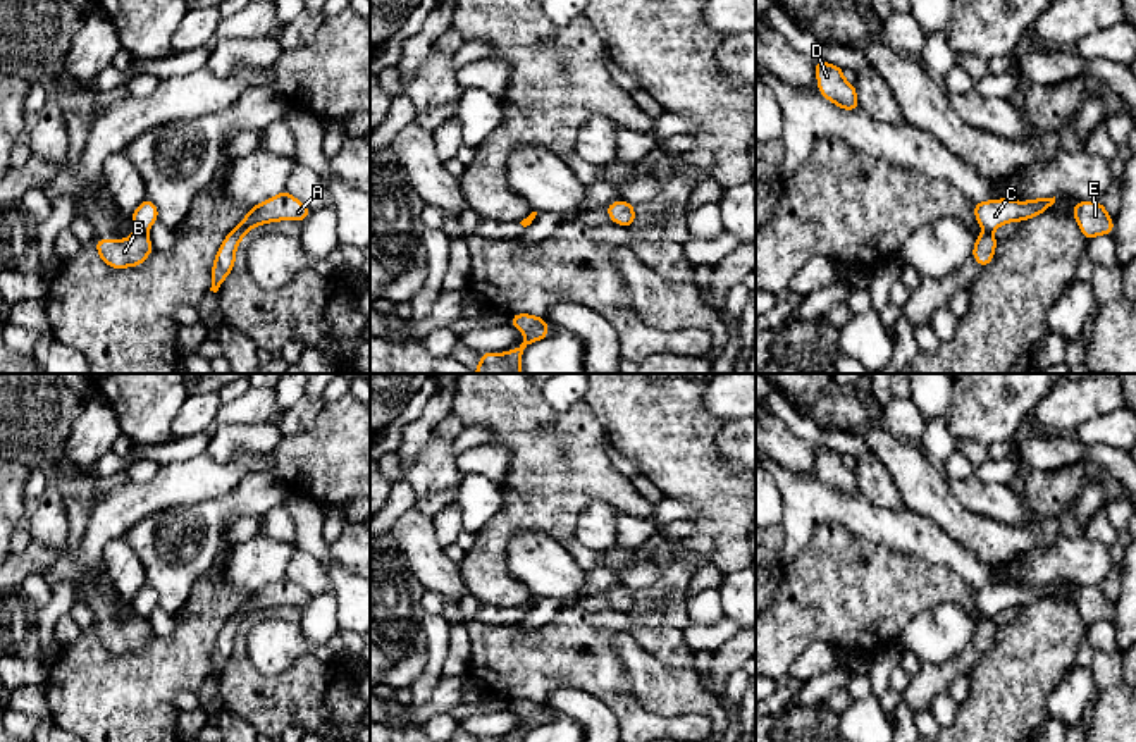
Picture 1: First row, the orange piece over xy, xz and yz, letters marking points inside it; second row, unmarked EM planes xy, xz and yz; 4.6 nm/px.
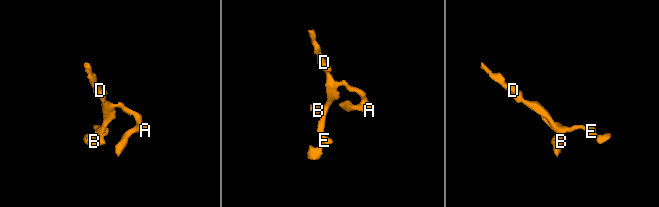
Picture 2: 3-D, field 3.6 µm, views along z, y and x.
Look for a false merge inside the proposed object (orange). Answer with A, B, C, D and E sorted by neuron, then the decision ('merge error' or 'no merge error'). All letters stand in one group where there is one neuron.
groups A C D E / B; merge error

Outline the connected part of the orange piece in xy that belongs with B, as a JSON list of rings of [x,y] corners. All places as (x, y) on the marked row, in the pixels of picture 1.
[[[139,231],[126,239],[96,239],[95,248],[103,263],[112,269],[138,267],[155,250],[148,234]]]

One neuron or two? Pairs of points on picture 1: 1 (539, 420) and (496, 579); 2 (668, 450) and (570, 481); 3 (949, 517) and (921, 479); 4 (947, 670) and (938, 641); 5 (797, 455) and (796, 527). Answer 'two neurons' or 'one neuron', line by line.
1: one neuron
2: two neurons
3: one neuron
4: two neurons
5: two neurons

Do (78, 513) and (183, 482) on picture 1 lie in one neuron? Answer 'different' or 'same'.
different

